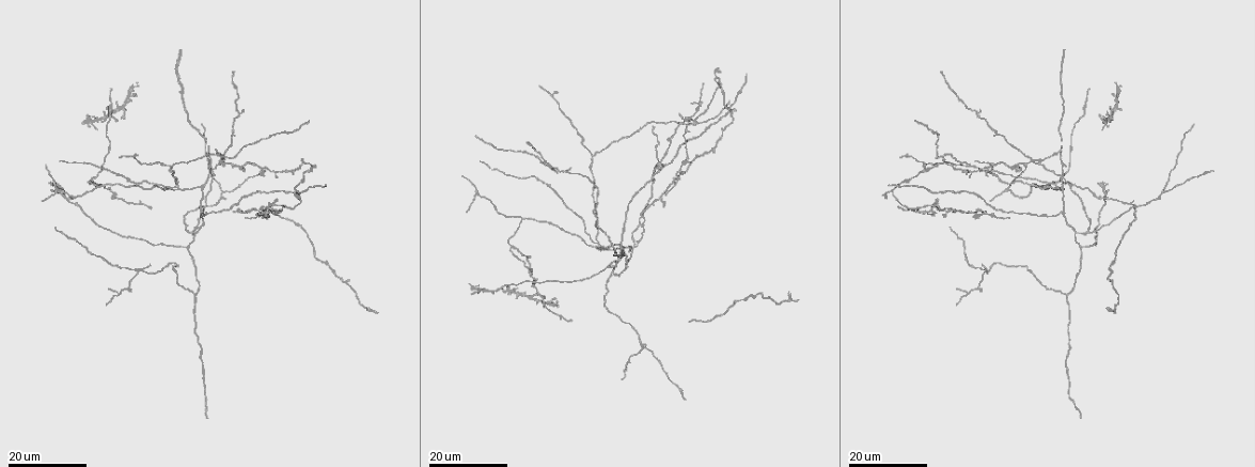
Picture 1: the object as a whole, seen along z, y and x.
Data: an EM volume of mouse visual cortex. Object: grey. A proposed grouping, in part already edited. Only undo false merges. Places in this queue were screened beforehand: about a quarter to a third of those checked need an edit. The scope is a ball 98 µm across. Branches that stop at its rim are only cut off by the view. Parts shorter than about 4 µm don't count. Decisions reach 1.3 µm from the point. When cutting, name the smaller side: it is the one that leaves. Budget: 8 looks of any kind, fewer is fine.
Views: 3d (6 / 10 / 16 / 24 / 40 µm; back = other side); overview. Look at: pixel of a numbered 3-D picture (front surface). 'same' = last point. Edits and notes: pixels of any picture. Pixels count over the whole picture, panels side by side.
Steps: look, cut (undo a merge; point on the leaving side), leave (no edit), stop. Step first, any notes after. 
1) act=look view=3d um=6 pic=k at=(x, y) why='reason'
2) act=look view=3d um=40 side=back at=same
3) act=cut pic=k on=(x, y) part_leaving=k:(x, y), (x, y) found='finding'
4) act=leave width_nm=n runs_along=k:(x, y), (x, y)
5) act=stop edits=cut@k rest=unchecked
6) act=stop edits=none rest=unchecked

act=look view=3d um=16 pic=1 at=(558, 173) why='arms part here'

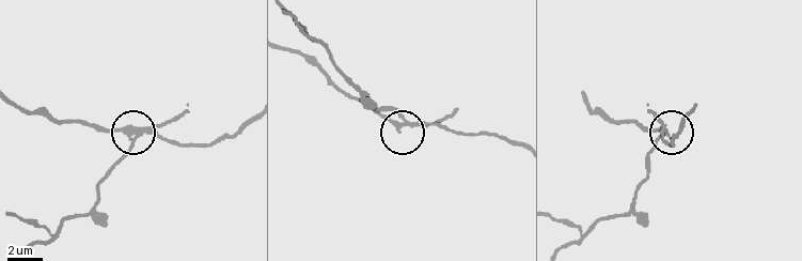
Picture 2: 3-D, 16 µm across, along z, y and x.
act=look view=3d um=10 pic=2 at=(405, 121)

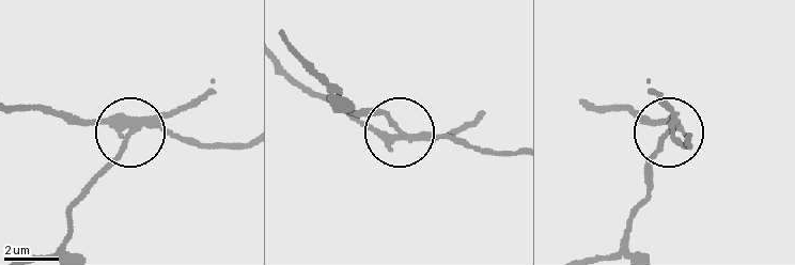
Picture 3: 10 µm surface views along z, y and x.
act=cut pic=3 on=(120, 151) arms=3 part_leaving=3:(142, 124), (94, 184), (59, 246) found='a second neuron is stuck on'

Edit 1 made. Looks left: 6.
act=look view=3d um=24 pic=1 at=(104, 186) why='a fork'

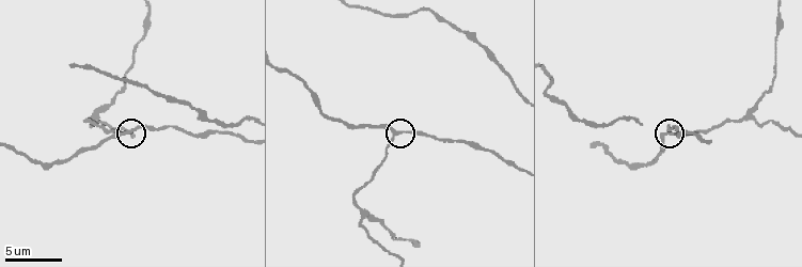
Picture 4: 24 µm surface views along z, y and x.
act=look view=3d um=10 pic=4 at=(668, 135)

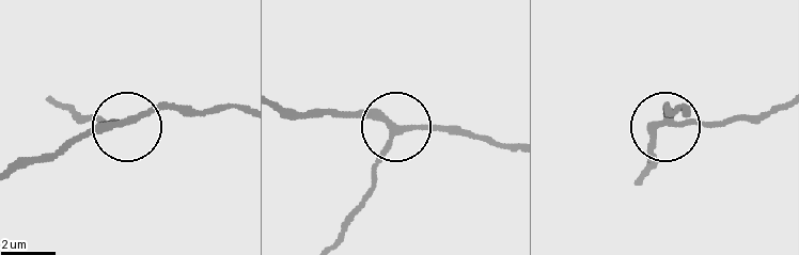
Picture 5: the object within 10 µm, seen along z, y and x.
act=leave runs_along=5:(513, 146), (337, 111) found='all the same neuron'

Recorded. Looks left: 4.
act=look view=3d um=16 pic=1 at=(1057, 186) why='thin arm on a thick one'

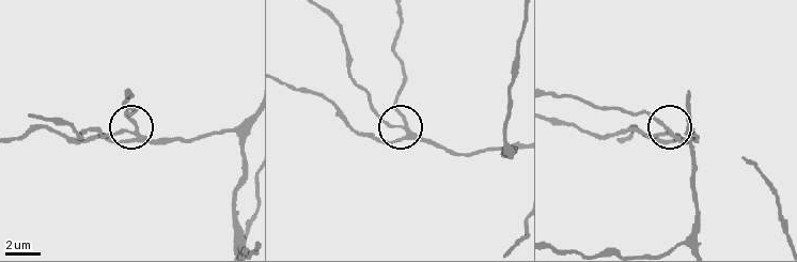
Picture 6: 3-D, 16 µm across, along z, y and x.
act=look view=3d um=6 pic=6 at=(136, 127) why='zoom in'

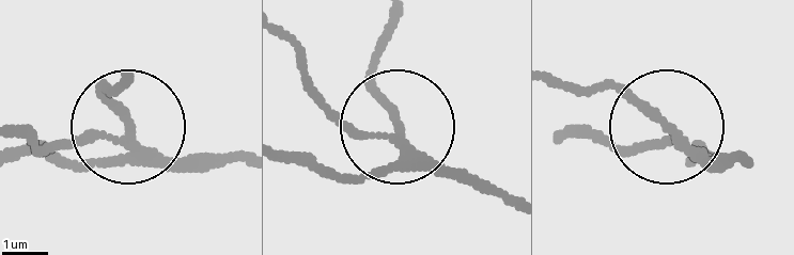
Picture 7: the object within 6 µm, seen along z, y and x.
act=look view=3d um=6 side=back pic=7 at=(397, 122)

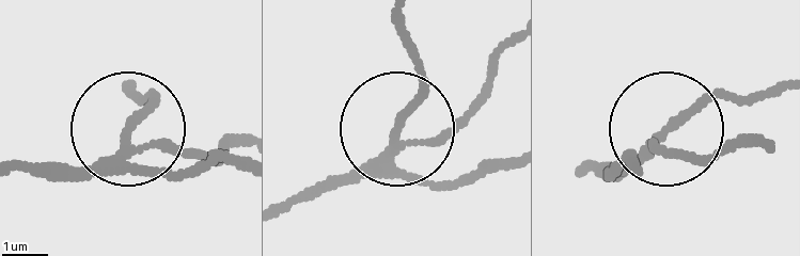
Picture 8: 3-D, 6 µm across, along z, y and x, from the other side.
act=leave runs_along=8:(285, 208), (366, 174), (396, 131), (446, 136), (488, 97) found='continuous, no second neuron'

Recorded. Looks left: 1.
act=stop edits=cut@3 rest=unchecked

